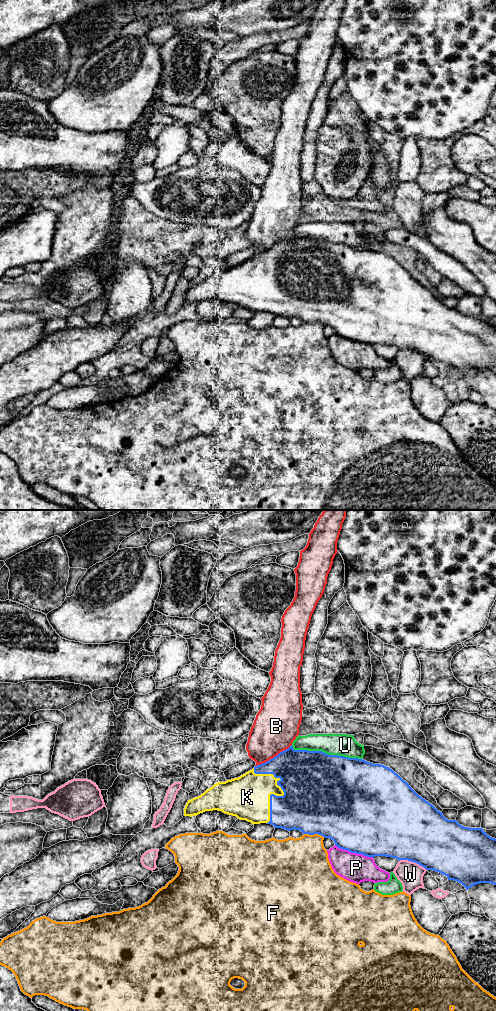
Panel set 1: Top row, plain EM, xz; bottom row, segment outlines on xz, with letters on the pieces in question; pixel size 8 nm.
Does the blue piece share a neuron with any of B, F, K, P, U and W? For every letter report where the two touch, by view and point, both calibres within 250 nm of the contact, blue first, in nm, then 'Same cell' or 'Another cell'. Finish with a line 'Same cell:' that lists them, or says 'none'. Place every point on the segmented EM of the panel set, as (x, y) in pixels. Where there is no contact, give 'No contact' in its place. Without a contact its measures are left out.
B: Touches blue at xz (274, 757). Thickness 360 nm (blue) against 360 nm. Another cell
F: Touches blue at xz (314, 833). Thickness 500 nm (blue) against 400 nm. Another cell
K: Touches blue at xz (284, 793). Thickness 500 nm (blue) against 280 nm. Same cell
P: Touches blue at xz (354, 852). Thickness 500 nm (blue) against 240 nm. Another cell
U: Touches blue at xz (325, 753). Thickness 500 nm (blue) against 180 nm. Another cell
W: Touches blue at xz (413, 861). Thickness 500 nm (blue) against 200 nm. Another cell
Same cell: K

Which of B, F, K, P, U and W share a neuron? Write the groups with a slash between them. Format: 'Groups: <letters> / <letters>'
Groups: B / F / K / P / U / W

